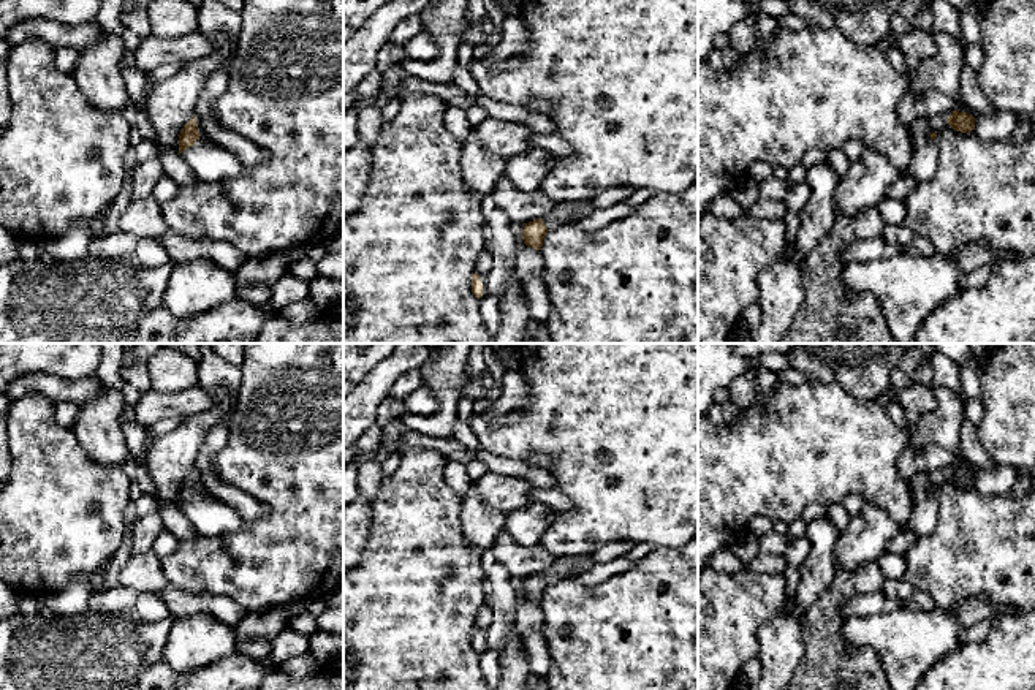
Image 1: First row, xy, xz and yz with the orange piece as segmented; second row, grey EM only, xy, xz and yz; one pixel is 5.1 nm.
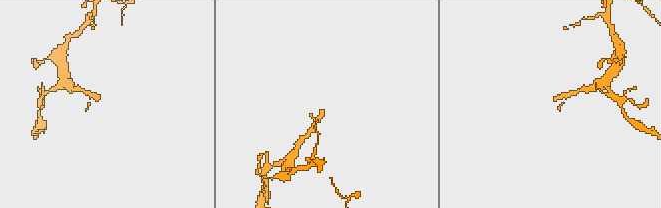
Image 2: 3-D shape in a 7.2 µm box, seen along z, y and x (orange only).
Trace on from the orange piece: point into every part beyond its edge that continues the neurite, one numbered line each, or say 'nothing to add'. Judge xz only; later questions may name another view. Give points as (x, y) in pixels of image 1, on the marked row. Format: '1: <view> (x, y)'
1: xz (567, 212)

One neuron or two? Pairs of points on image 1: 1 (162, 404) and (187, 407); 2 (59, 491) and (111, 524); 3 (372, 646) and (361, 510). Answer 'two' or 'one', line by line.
1: one
2: one
3: two

